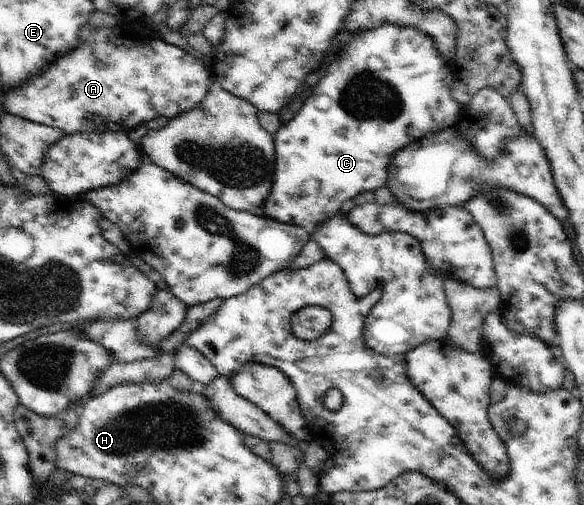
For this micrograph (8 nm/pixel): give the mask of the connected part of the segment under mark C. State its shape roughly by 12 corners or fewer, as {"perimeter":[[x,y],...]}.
{"perimeter":[[418,28],[356,32],[273,135],[261,214],[312,237],[455,123]]}

